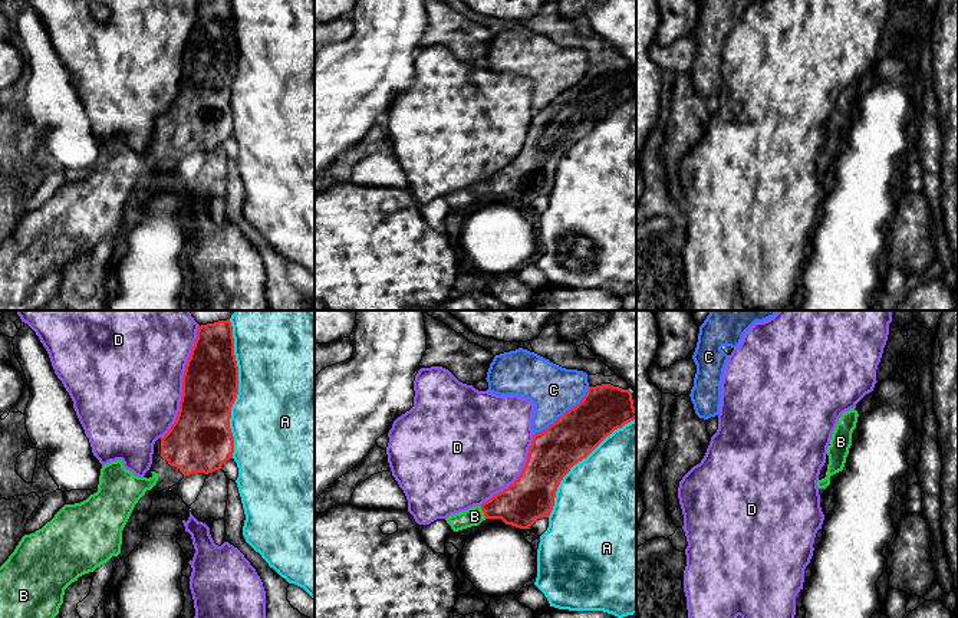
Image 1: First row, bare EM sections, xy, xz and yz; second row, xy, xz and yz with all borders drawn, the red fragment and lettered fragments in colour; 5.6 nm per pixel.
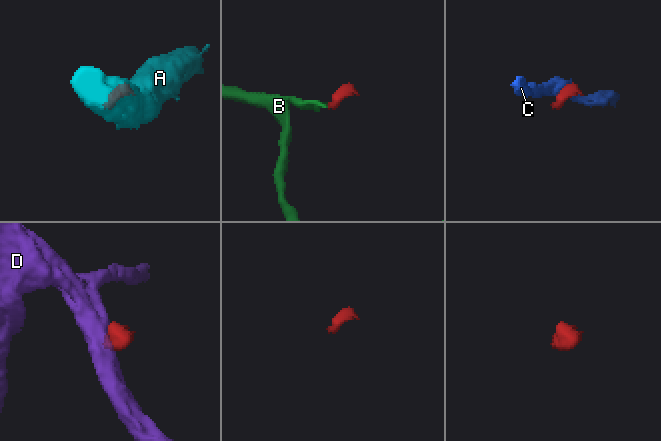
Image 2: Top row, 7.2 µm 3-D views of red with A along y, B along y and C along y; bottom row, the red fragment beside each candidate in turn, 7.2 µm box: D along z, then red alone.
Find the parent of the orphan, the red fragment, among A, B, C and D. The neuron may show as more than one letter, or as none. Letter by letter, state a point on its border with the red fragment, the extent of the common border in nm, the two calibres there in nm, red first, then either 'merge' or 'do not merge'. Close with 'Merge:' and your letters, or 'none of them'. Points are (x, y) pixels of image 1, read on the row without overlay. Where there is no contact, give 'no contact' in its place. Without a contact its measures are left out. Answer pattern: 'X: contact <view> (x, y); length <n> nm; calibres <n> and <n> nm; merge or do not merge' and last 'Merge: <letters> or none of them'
A: contact xy (237, 68); length 750 nm; calibres 320 and 500 nm; do not merge
B: contact xz (483, 190); length 80 nm; calibres 240 and 100 nm; merge
C: contact xz (565, 91); length 420 nm; calibres 280 and 280 nm; do not merge
D: contact xy (183, 61); length 650 nm; calibres 320 and 500 nm; do not merge
Merge: B

